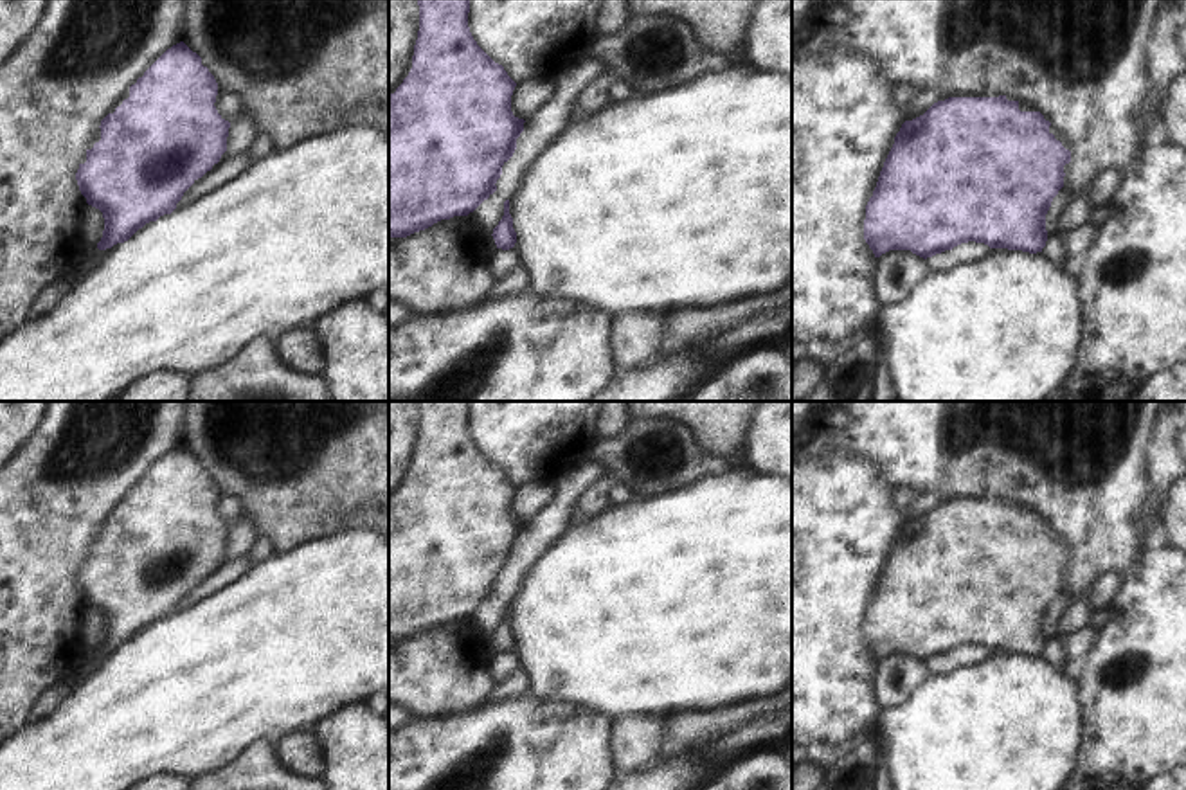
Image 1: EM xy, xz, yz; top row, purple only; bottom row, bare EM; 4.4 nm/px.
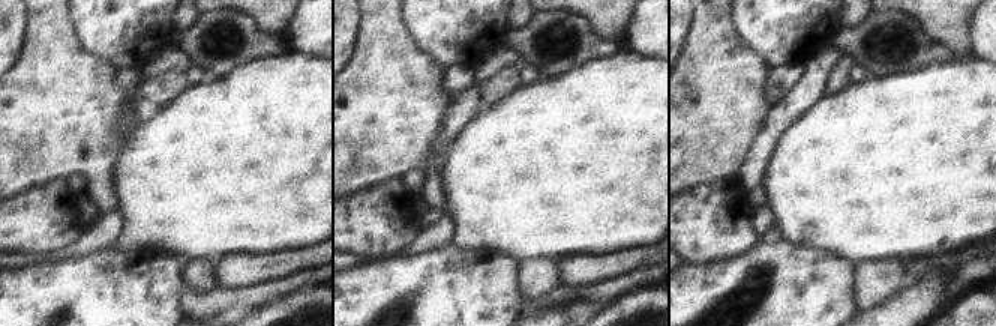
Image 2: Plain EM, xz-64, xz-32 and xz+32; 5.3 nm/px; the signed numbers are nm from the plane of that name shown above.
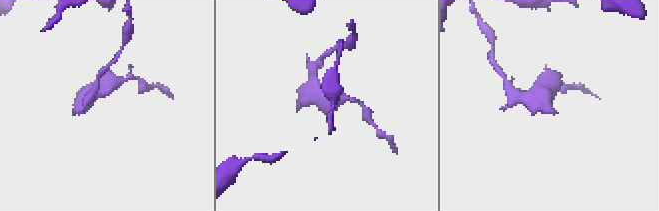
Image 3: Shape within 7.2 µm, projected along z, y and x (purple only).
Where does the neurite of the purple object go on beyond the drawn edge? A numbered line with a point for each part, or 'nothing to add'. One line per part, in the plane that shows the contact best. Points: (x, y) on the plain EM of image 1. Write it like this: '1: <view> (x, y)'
nothing to add

